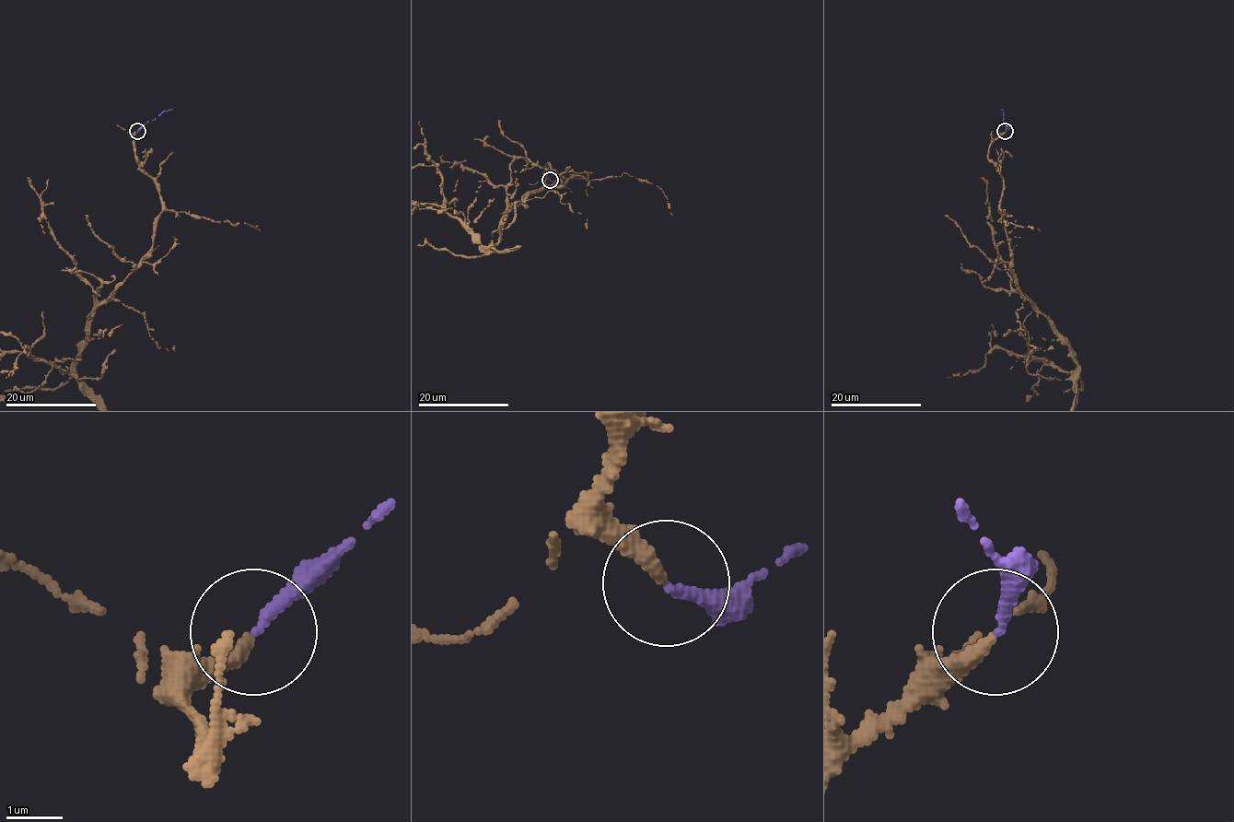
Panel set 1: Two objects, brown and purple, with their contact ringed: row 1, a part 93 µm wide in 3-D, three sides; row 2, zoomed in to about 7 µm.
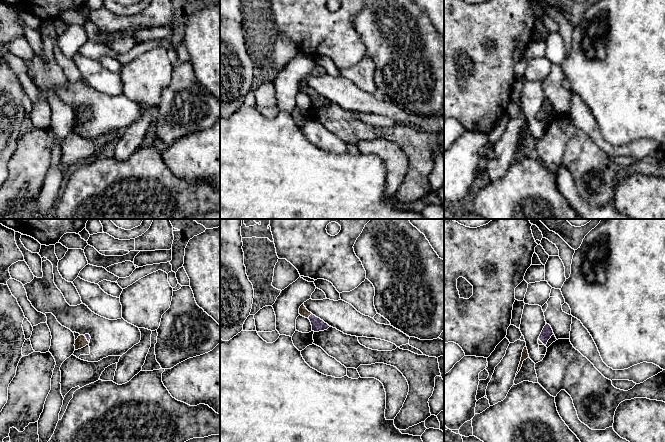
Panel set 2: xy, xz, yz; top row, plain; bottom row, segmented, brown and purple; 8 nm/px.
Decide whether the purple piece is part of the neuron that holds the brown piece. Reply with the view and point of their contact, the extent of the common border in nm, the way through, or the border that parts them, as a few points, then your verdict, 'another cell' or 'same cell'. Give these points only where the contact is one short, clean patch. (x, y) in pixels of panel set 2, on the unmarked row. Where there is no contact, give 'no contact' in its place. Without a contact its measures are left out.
meets brown in xz at (309, 91); contact 50 nm long; runs through xz (303, 87), (309, 91), (317, 100); same cell

